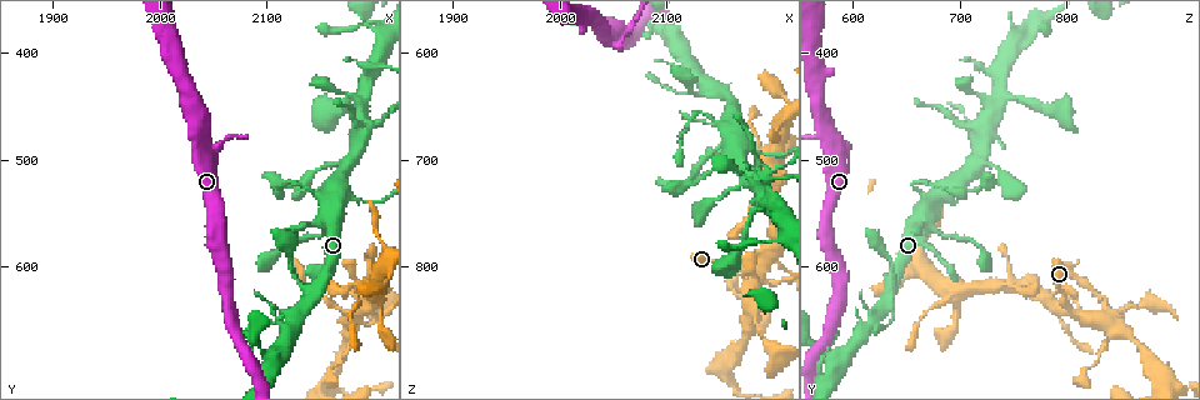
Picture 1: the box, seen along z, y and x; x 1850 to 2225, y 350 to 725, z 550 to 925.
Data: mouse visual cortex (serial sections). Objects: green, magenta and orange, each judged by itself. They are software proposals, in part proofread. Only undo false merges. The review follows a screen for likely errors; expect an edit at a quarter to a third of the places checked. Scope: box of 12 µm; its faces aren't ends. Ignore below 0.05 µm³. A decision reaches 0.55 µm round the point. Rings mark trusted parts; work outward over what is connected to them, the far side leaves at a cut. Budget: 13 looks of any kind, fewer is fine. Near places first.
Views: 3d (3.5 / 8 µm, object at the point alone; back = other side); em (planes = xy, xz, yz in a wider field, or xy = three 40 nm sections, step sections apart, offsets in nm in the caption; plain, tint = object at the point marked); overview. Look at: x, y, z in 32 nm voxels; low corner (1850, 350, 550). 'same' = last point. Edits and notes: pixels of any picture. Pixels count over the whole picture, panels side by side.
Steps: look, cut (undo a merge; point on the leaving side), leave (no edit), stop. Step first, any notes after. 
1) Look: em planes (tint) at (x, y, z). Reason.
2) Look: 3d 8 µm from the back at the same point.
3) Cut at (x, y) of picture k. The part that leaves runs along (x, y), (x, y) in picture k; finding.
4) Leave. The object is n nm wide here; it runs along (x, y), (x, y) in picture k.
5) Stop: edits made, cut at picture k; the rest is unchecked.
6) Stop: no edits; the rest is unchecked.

Look: em planes (tint) at (2150, 532, 668). Thick turns thin.

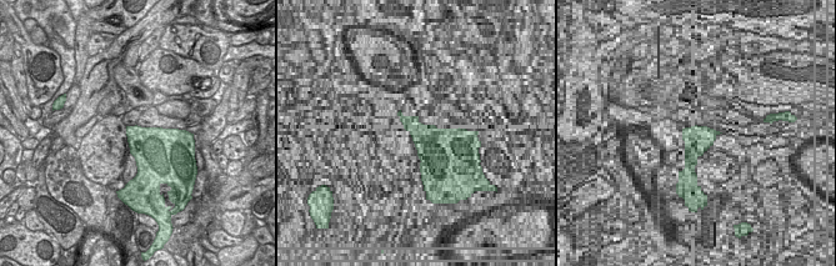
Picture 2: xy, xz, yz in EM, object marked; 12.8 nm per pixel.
Look: 3d 3.5 µm at the same point.

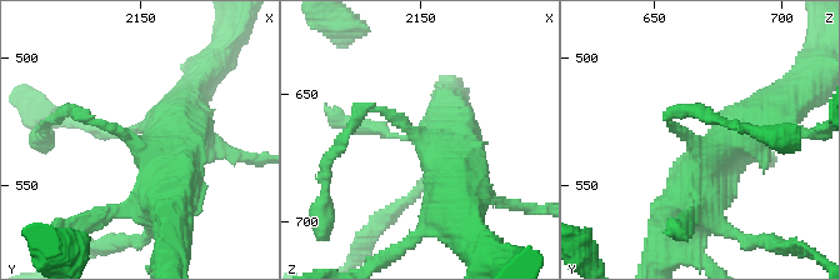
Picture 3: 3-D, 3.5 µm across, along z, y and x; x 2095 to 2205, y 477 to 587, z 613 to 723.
Leave. The arms are 100, 500 nm wide; it runs along (176, 201), (176, 171), (76, 114) in picture 3; all the same cell.

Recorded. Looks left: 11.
Look: 3d 3.5 µm at (2050, 488, 592). Thick turns thin.

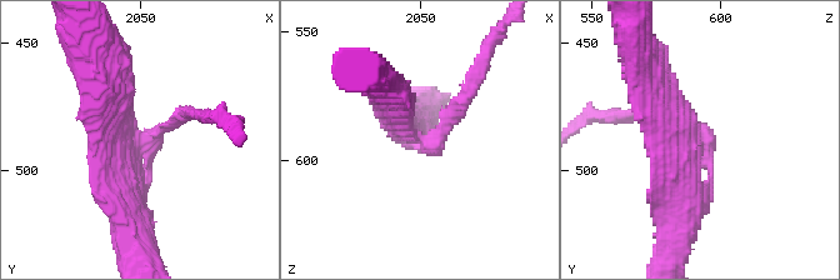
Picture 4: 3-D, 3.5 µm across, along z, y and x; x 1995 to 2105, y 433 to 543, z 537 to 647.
Look: em planes (plain) at (2049, 488, 590). Need the tissue.

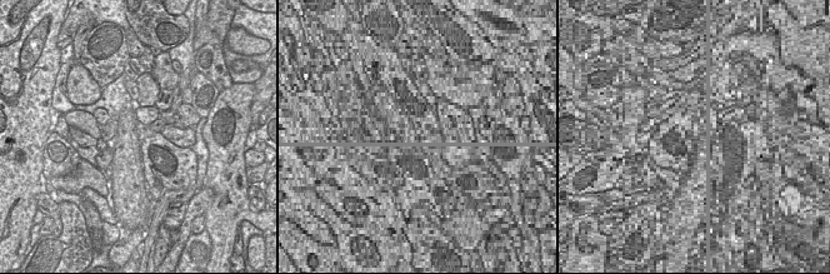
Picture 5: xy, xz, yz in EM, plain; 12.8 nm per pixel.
Look: em planes (tint) at the same point.

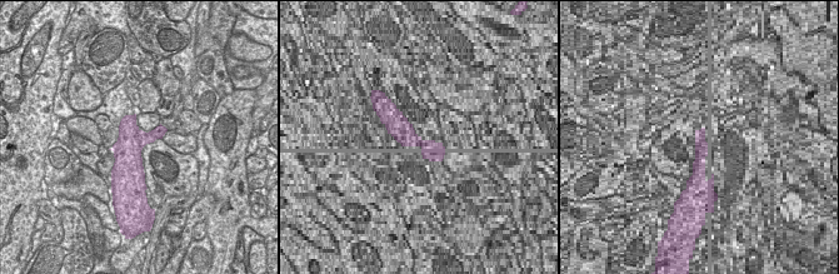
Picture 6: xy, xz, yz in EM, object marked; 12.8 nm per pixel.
Cut at (456, 111) of picture 4. The object is 360 nm wide here; a border runs along (139, 130), (141, 149) in picture 6; a second cell is stuck on.

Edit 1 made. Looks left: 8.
Look: 3d 8 µm at (2190, 438, 738). Calibre changes.

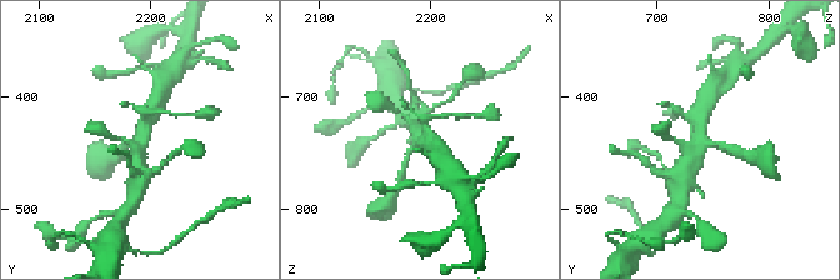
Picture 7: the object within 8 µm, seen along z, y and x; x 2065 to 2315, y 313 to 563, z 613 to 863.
Look: 3d 3.5 µm at (2192, 442, 736). Closer look.

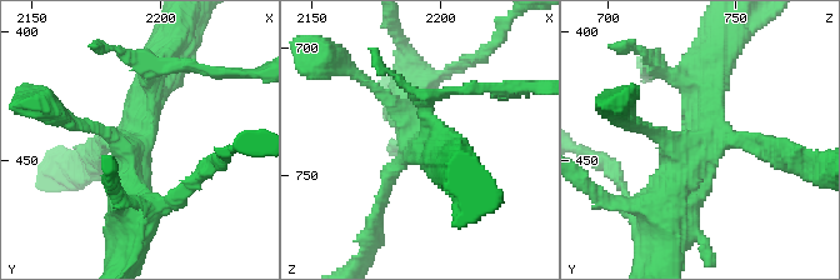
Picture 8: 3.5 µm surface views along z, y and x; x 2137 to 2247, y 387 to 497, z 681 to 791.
Look: em xy step 1 (tint) at (2192, 441, 739). Now the EM.

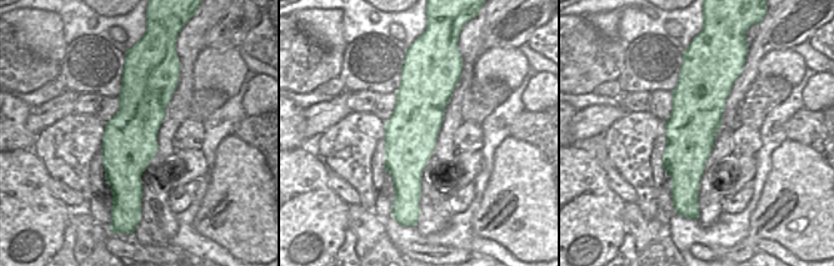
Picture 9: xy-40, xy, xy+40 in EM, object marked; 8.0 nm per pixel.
Leave. It runs along (670, 209), (705, 136), (718, 60) in picture 8; one cell here.

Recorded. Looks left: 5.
Look: 3d 8 µm at (2174, 640, 804). Four-way junction.

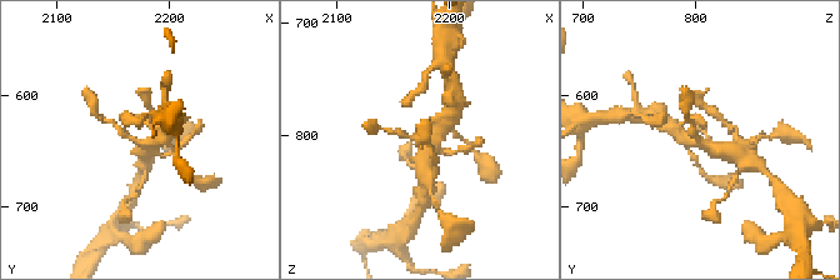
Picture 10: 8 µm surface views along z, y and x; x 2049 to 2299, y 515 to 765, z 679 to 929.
Look: 3d 3.5 µm at (2174, 642, 806). Closer look.

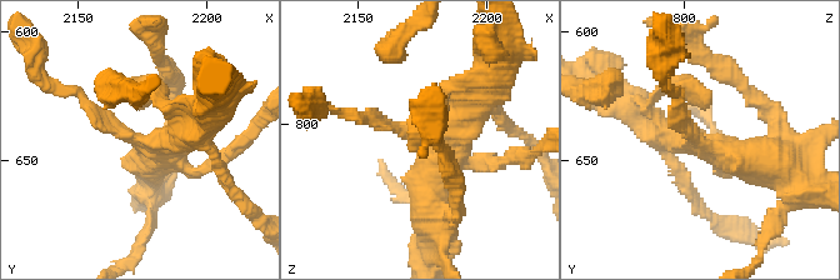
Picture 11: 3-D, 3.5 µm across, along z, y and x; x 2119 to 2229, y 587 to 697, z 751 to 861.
Leave. It runs along (73, 89), (145, 143), (203, 124) in picture 11; continuous, no second cell.

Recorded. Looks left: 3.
Look: 3d 3.5 µm at (2160, 698, 818). Abrupt turn.

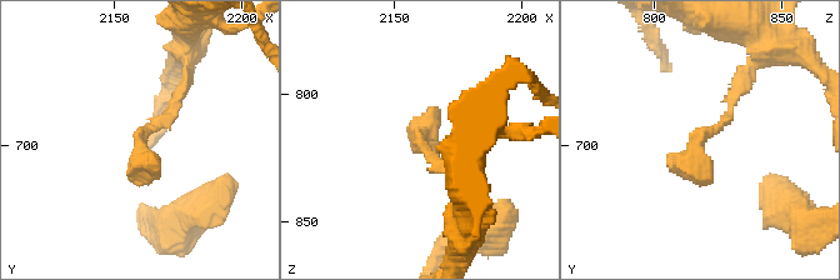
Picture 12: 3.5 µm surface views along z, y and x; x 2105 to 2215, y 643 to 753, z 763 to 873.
Look: em planes (tint) at (2159, 696, 816). Now the EM.

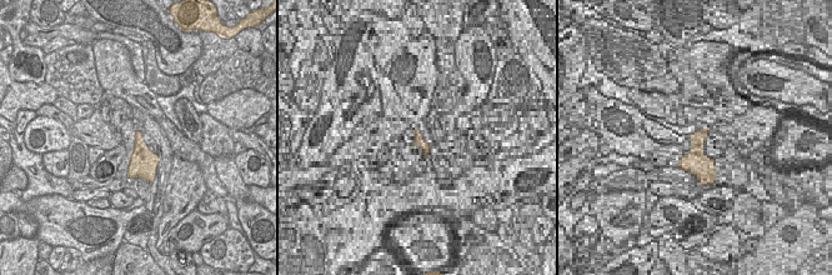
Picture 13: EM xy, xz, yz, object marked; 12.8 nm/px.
Leave. Continuous, no second cell.

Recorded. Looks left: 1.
Stop: edits made, cut at picture 4; the rest is unchecked.

